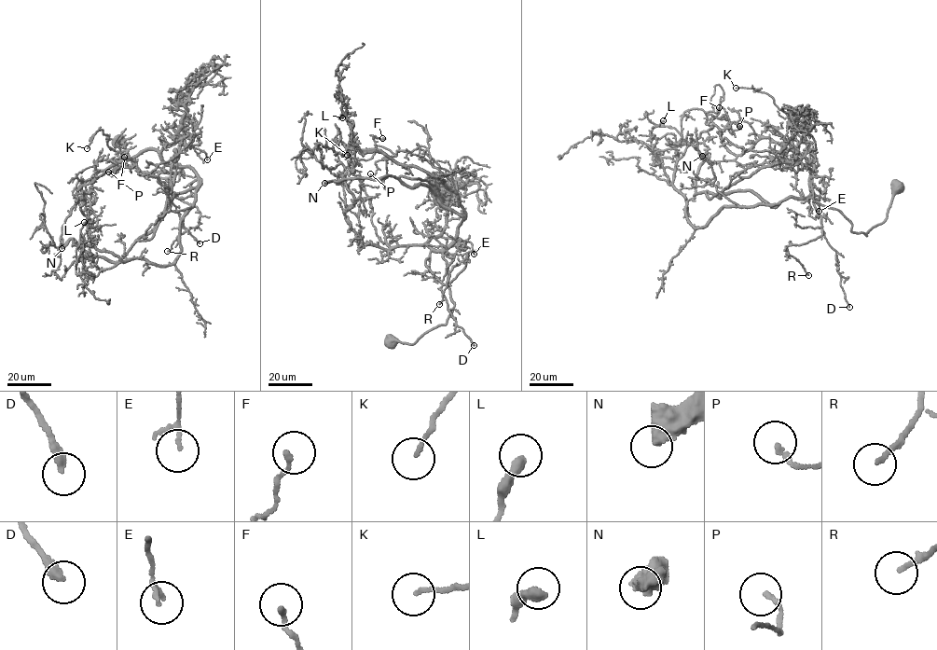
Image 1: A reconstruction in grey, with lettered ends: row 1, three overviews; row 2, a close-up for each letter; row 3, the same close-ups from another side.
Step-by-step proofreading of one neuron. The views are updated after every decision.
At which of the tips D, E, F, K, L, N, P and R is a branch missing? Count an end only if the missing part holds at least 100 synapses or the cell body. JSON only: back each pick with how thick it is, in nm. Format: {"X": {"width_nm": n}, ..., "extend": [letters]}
{"N": {"width_nm": 600}, "extend": ["N"]}

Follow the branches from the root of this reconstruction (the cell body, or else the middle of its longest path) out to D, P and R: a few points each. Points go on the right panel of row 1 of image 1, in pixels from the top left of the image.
D: (898, 189), (884, 221), (866, 236), (851, 230), (811, 189), (849, 307)
P: (898, 189), (884, 221), (866, 236), (854, 232), (812, 195), (807, 166), (722, 139), (730, 122), (739, 126)
R: (898, 189), (884, 221), (866, 236), (851, 230), (811, 189), (822, 235), (787, 246), (786, 254), (808, 275)

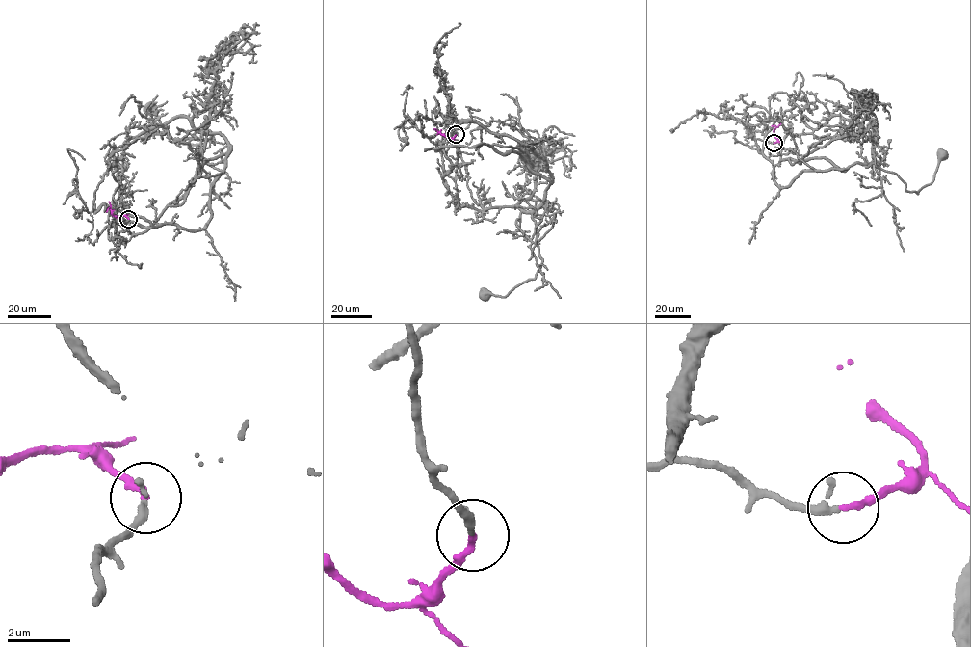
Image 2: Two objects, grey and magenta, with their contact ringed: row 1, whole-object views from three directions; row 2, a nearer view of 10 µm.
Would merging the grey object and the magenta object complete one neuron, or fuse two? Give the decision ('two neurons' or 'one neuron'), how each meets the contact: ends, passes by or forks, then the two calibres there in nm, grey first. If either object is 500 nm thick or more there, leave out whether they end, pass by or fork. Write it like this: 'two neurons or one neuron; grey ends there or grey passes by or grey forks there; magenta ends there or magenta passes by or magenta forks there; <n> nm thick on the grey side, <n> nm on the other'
one neuron; grey passes by; magenta ends there; 180 nm thick on the grey side, 200 nm on the other

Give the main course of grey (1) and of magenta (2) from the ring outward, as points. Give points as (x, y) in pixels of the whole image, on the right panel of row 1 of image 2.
1: (774, 143), (755, 140), (781, 188), (804, 171), (869, 163), (918, 194), (943, 157)
2: (774, 143), (778, 139), (774, 132), (775, 127), (772, 126)

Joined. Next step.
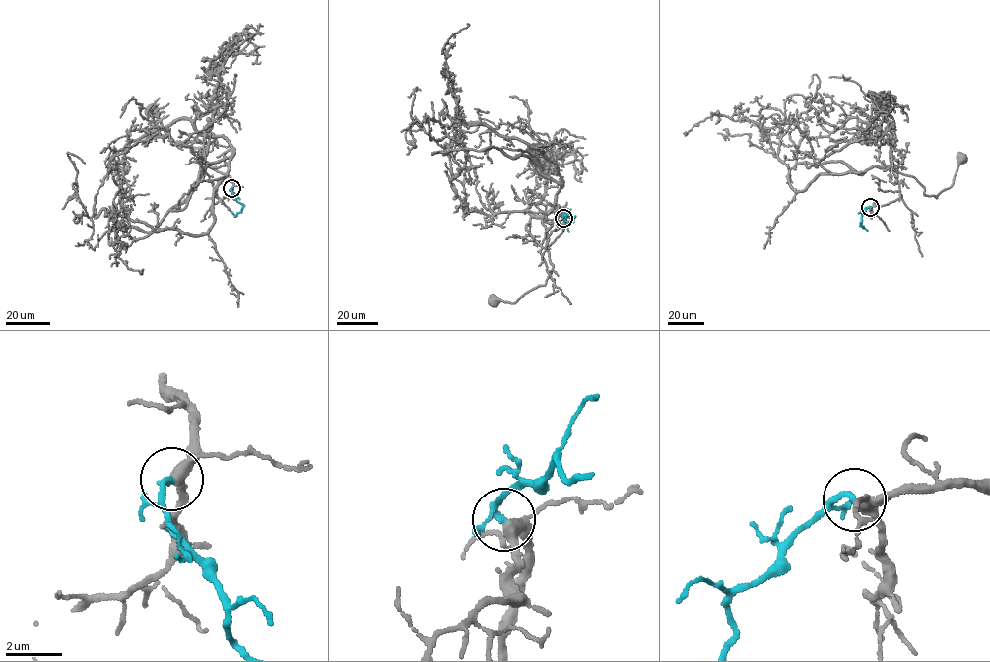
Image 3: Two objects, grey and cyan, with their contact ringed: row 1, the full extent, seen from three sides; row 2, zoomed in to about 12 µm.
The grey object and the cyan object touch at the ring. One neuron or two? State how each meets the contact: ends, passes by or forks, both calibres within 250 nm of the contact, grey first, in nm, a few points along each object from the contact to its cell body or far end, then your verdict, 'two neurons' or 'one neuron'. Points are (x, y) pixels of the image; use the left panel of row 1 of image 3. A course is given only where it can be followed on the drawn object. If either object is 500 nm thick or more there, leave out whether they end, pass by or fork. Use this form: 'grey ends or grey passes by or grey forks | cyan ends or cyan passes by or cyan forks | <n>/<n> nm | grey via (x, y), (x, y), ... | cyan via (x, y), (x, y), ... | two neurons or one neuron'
grey passes by | cyan ends | 340/240 nm | grey via (231, 188), (230, 177), (190, 150), (195, 137), (212, 133), (217, 144), (187, 147), (174, 141), (153, 112) | cyan via (231, 188), (236, 201), (242, 205), (235, 216) | one neuron

